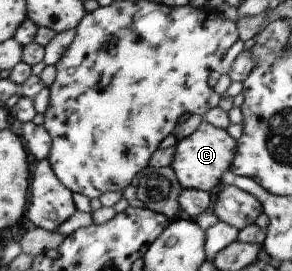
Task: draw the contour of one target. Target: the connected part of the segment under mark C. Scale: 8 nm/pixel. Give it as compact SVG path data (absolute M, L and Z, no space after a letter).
M204 117L200 127L190 137L180 140L176 147L177 152L171 166L183 189L209 192L220 185L224 173L231 169L234 163L236 140L230 135L229 130L216 127Z

